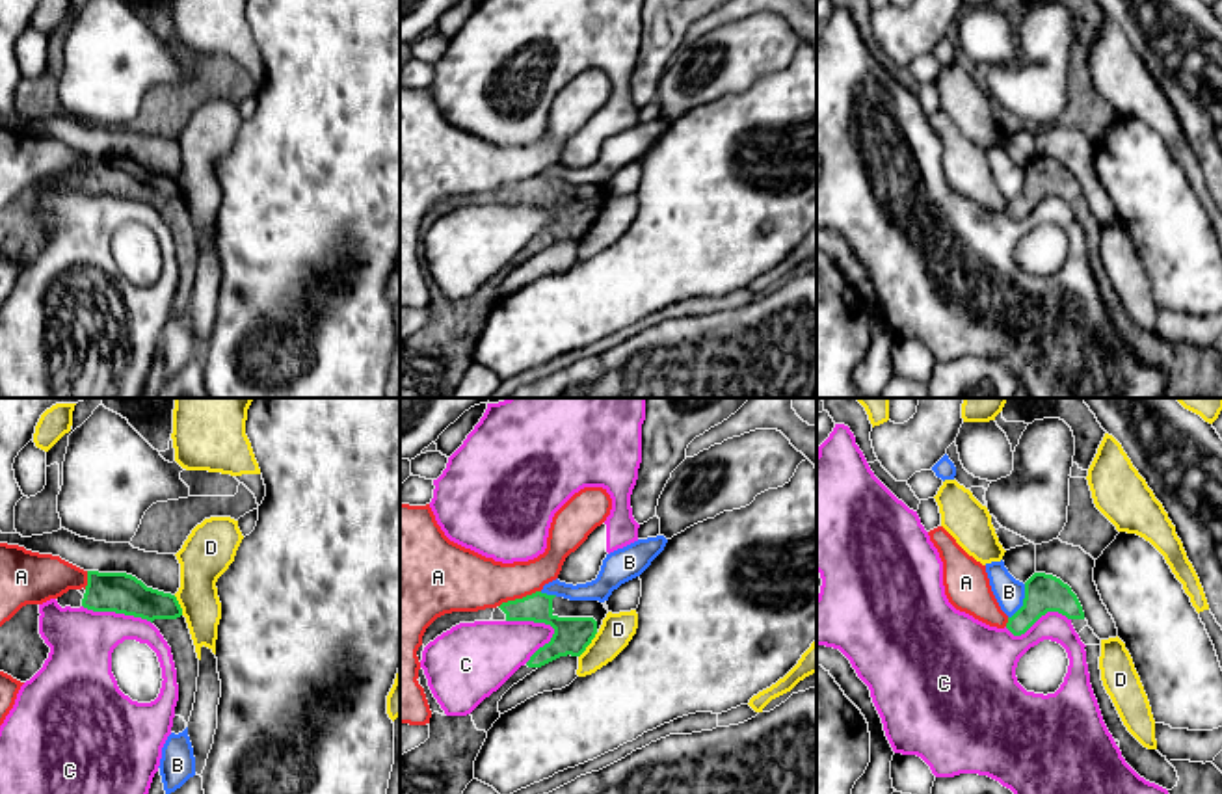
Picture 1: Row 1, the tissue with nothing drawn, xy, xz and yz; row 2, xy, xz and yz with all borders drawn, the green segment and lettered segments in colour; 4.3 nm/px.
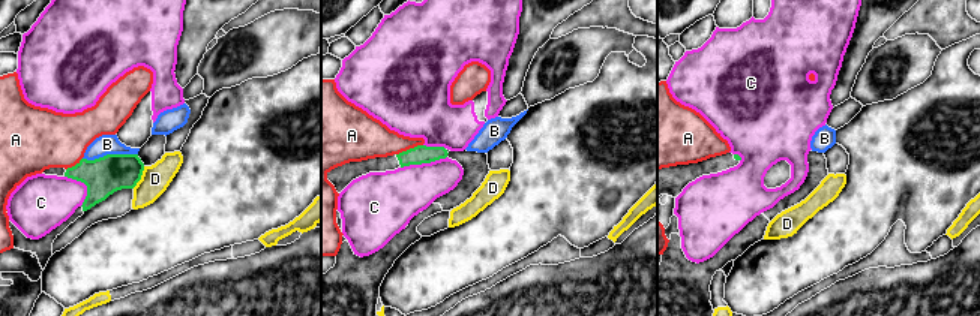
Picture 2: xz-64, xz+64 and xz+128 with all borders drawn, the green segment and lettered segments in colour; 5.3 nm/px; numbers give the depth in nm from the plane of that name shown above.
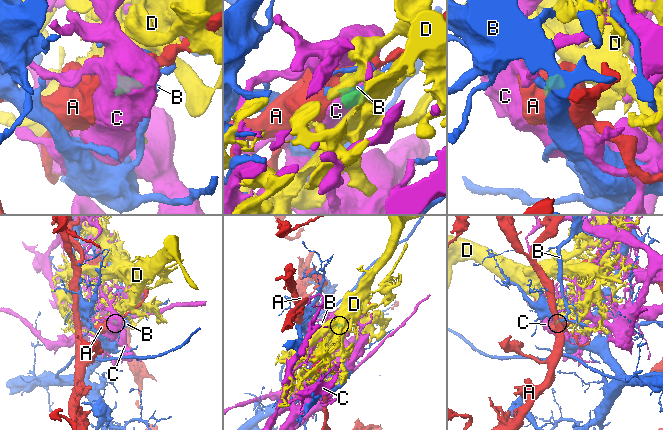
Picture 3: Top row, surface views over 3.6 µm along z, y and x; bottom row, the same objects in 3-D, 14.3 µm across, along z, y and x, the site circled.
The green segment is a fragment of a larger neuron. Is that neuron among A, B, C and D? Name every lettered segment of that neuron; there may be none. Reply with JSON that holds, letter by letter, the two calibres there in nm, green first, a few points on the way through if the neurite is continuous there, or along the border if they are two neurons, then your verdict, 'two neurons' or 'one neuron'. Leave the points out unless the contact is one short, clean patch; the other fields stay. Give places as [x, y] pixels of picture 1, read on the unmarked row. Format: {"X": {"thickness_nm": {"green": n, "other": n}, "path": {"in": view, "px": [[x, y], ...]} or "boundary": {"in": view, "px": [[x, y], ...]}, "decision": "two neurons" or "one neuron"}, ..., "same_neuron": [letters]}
{"A": {"thickness_nm": {"green": 130, "other": 260}, "boundary": {"in": "xz", "px": [[540, 173], [508, 183], [499, 190]]}, "decision": "two neurons"}, "B": {"thickness_nm": {"green": 160, "other": 130}, "boundary": {"in": "yz", "px": [[1025, 168], [1022, 188], [1009, 201]]}, "decision": "two neurons"}, "C": {"thickness_nm": {"green": 160, "other": 240}, "decision": "two neurons"}, "D": {"thickness_nm": {"green": 160, "other": 140}, "boundary": {"in": "xz", "px": [[597, 216], [579, 240]]}, "decision": "two neurons"}, "same_neuron": []}

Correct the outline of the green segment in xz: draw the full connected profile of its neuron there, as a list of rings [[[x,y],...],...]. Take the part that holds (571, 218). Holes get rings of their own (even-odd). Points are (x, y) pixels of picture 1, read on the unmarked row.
[[[536,175],[497,192],[437,201],[422,219],[424,231],[452,210],[474,205],[534,205],[551,208],[554,218],[467,299],[446,299],[428,270],[424,253],[418,253],[432,294],[430,322],[400,338],[400,398],[452,398],[463,374],[474,363],[474,344],[487,314],[500,301],[502,279],[538,251],[560,240],[580,240],[599,216],[606,197],[608,193],[599,184],[569,184]]]

